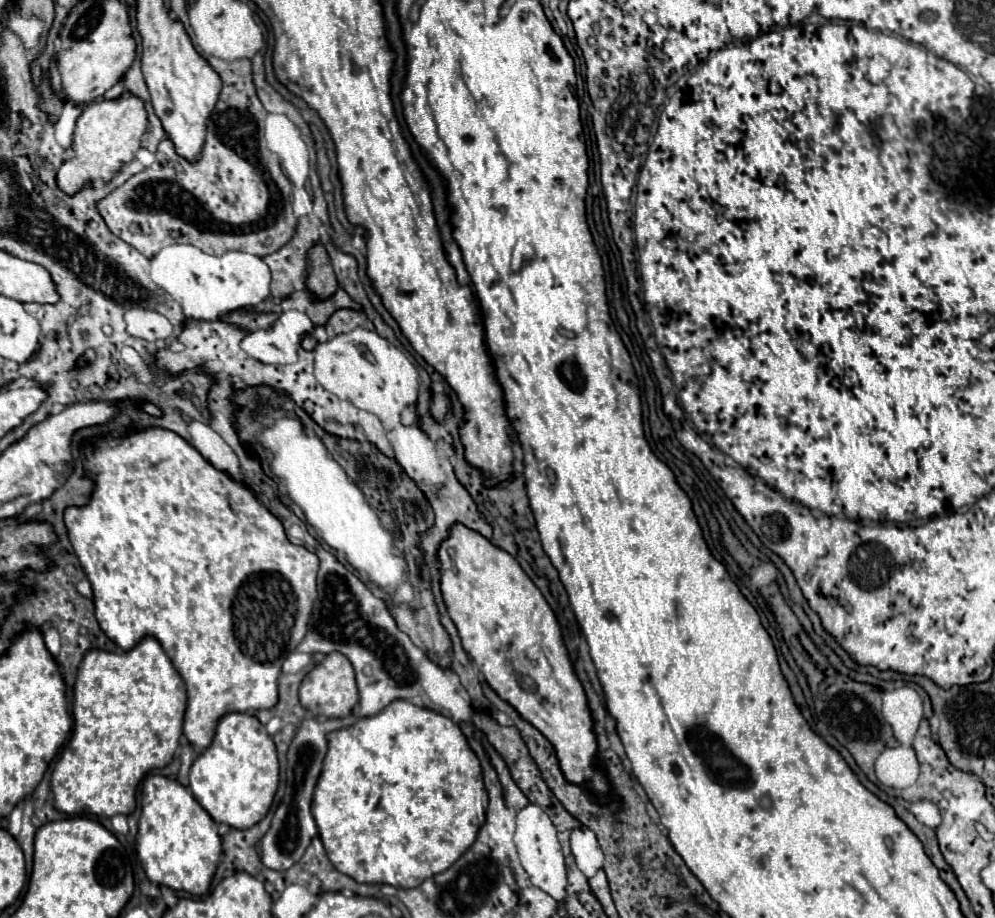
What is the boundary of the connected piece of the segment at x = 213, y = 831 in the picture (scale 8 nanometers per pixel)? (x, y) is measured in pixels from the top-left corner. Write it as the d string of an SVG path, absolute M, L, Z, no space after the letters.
M162 775L146 777L142 783L142 815L136 849L146 877L152 883L166 885L174 891L186 891L196 897L206 895L220 861L220 841L218 825L184 785Z

